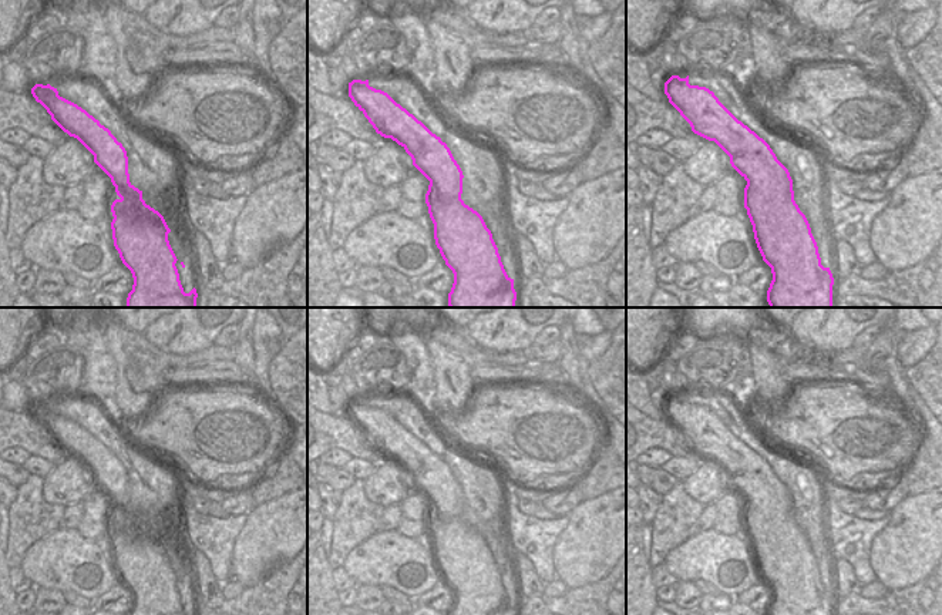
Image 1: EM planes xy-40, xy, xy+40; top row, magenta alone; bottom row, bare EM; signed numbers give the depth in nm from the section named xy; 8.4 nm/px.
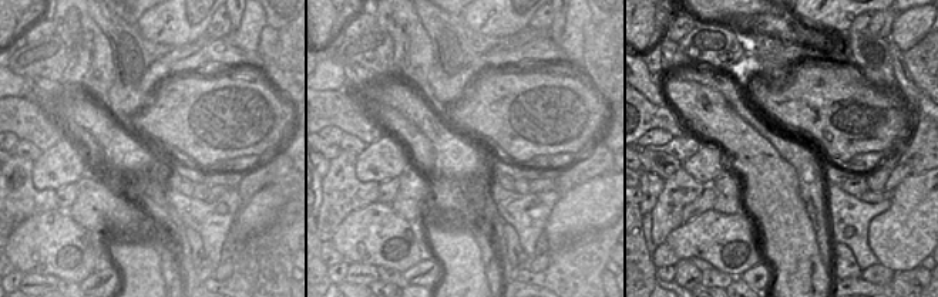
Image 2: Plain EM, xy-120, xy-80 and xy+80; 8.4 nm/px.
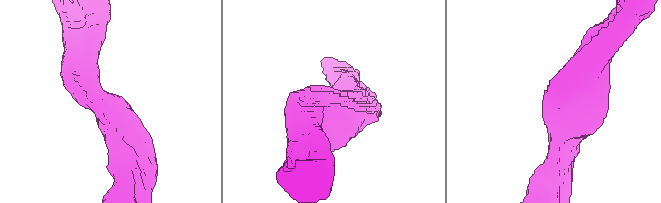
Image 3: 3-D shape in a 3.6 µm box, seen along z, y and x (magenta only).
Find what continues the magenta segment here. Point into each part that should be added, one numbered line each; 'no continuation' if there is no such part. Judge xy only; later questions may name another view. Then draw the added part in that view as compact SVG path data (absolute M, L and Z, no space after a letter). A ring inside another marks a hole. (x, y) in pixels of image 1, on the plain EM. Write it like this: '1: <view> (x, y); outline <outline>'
1: xy (483, 504); outline M404 393L373 394L369 404L387 411L447 463L464 494L461 518L482 535L508 596L515 598L514 559L505 534L504 487L498 473L453 450L413 397Z

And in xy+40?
1: xy+40 (810, 511); outline M696 391L690 404L706 406L744 444L763 457L793 498L794 520L805 534L817 561L821 584L832 584L832 555L827 531L827 504L817 473L804 463L774 451L744 419L741 407L726 393Z

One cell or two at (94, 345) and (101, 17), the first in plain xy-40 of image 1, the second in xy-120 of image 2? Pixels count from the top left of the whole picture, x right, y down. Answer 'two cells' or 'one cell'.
two cells

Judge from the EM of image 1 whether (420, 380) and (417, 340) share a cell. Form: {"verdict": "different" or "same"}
{"verdict": "same"}

